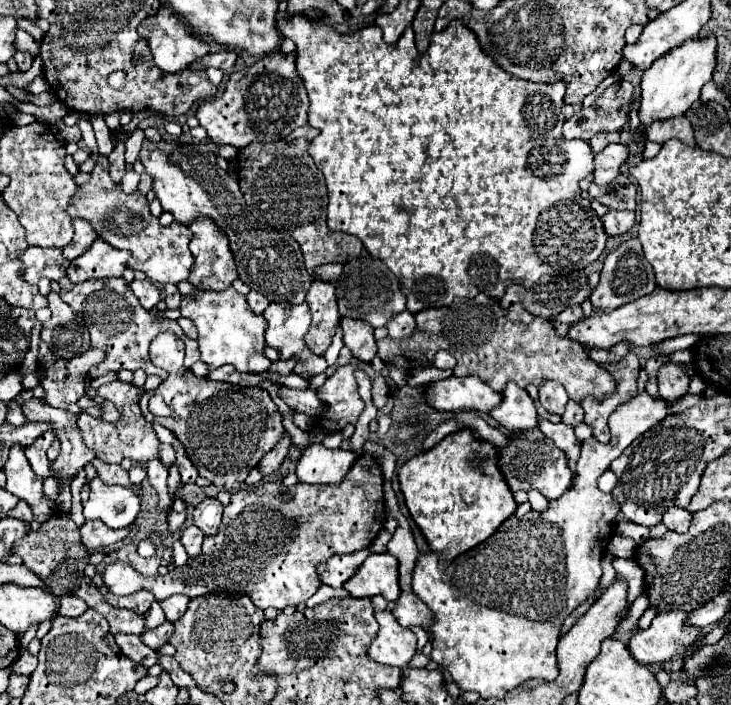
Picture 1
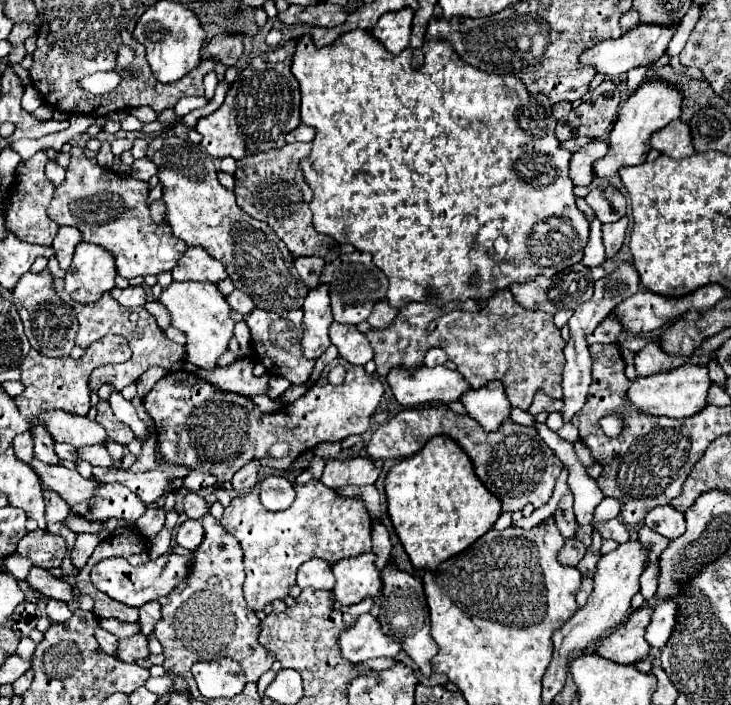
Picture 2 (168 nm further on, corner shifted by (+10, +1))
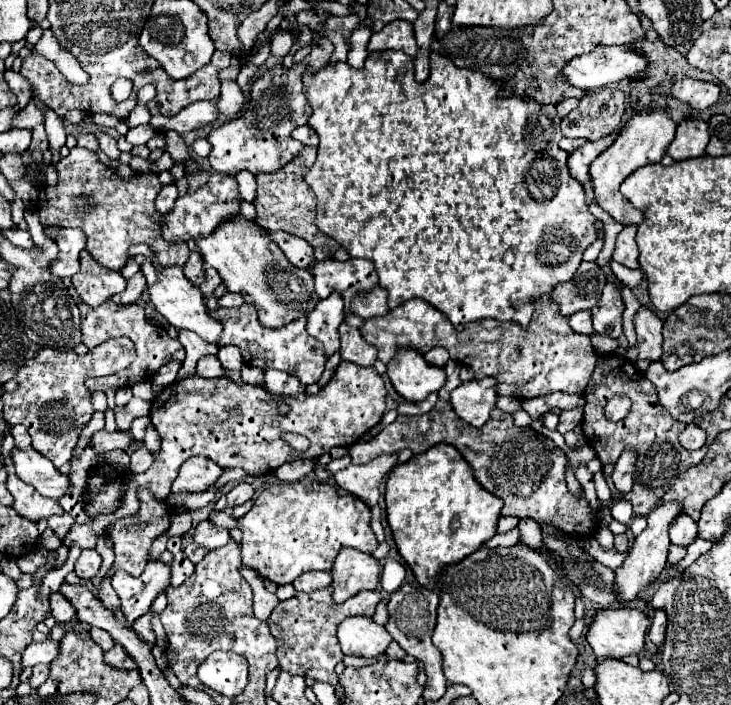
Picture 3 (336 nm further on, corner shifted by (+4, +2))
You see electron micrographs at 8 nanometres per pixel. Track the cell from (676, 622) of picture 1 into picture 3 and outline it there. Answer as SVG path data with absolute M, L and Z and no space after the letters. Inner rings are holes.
M610 607L594 615L586 639L598 659L622 659L642 653L648 625L650 619L638 609Z

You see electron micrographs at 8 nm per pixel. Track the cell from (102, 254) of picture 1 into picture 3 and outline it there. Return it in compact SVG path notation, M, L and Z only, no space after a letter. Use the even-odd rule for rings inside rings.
M84 249L80 253L80 271L72 277L72 285L86 305L98 307L112 295L122 293L126 287L126 279L118 271L110 271L98 265L98 261L94 261Z

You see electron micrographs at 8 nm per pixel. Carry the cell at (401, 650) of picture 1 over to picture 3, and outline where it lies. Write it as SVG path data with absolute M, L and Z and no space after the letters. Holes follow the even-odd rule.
M348 617L338 625L338 641L344 655L370 659L384 655L392 637L370 617Z

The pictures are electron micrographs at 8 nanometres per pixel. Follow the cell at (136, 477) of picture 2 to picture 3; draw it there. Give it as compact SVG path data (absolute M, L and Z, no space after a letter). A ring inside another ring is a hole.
M190 457L182 463L178 477L172 483L172 493L188 493L188 491L204 491L210 483L214 483L222 473L214 461L206 457Z

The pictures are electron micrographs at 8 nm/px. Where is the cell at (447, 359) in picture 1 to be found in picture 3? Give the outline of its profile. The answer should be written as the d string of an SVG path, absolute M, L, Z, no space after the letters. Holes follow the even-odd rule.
M432 347L428 353L424 353L426 361L430 361L432 365L438 365L438 367L444 367L446 361L448 361L448 351L444 347Z

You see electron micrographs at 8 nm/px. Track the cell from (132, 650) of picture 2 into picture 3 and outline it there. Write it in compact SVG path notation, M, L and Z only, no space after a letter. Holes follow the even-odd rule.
M114 645L110 651L106 651L104 659L106 659L106 663L110 663L112 667L118 667L118 669L136 669L134 659L128 657L128 653L126 653L126 649L122 649L122 645Z

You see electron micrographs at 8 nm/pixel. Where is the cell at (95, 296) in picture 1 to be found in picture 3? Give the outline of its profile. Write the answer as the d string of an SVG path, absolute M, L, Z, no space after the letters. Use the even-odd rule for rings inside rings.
M70 285L68 287L72 299L78 303L78 309L82 313L82 343L88 345L88 347L94 347L94 345L100 345L102 341L110 339L110 337L120 337L120 335L128 335L134 345L136 345L136 359L134 363L122 371L122 373L116 373L112 377L100 377L100 379L88 379L86 381L86 387L90 391L108 391L108 389L120 389L120 387L130 387L128 383L136 383L138 379L146 379L150 377L152 373L156 373L166 361L170 361L172 353L180 349L180 343L176 339L172 339L166 331L158 329L156 325L152 325L146 315L144 315L144 309L140 305L116 305L112 299L102 303L100 307L88 307L80 295L76 293L76 289Z

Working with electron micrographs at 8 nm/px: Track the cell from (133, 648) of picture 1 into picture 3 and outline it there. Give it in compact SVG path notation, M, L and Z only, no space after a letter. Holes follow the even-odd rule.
M90 629L90 635L92 635L92 639L94 639L104 651L108 651L108 649L114 647L114 641L112 641L110 633L106 633L104 629Z

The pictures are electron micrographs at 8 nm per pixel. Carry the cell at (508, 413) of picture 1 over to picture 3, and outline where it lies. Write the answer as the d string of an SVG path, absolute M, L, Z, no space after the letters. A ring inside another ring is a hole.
M494 377L460 383L450 393L450 405L462 421L470 423L472 427L482 427L490 419L492 409L496 407L496 391L498 381L494 381Z

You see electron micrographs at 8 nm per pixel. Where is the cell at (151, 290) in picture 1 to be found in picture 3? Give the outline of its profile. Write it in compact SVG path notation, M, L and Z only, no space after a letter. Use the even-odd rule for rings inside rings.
M138 271L138 273L128 281L124 293L114 295L112 301L114 301L114 303L122 303L122 305L126 305L126 303L136 303L136 301L140 299L140 295L142 295L144 289L146 289L146 279L144 279L144 275Z

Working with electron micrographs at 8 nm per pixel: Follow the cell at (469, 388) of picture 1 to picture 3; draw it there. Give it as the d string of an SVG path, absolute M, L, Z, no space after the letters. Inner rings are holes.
M398 349L398 355L388 365L388 377L394 389L410 403L424 401L446 383L444 369L426 363L424 355L414 349Z

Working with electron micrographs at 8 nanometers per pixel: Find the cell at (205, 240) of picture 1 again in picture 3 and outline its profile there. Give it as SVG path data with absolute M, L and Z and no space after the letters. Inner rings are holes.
M196 251L190 253L190 257L188 257L188 261L184 263L182 269L184 269L186 277L190 281L194 281L194 285L200 285L204 281L204 277L206 277L206 273L204 273L204 261L202 261L200 253L196 253Z

